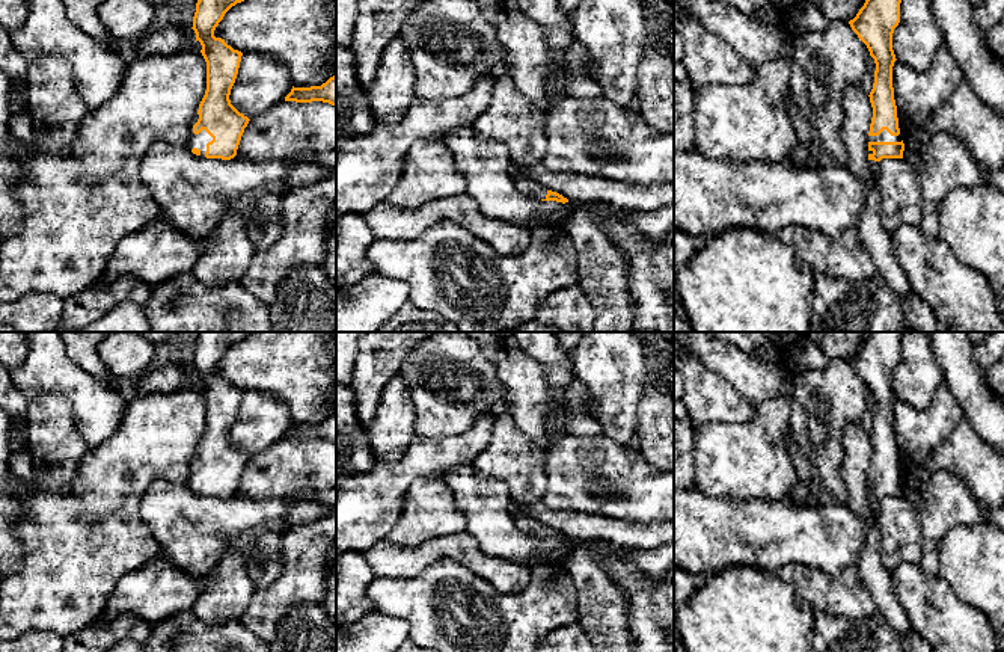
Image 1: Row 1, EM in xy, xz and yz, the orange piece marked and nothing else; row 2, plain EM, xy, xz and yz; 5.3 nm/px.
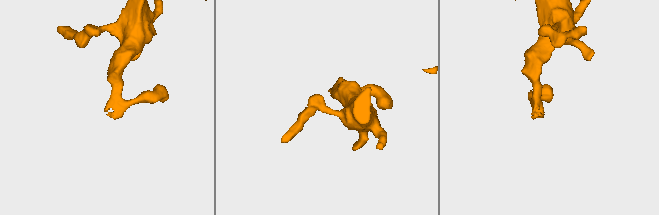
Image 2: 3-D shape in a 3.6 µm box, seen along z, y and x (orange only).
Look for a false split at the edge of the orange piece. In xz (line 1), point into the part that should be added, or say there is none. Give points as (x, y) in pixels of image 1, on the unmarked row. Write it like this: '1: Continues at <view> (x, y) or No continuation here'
1: Continues at xz (526, 524)

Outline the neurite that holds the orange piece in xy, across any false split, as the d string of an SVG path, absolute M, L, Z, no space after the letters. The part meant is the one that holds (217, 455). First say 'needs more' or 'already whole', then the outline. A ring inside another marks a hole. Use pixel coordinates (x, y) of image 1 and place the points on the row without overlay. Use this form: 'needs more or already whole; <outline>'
needs more; M199 332L193 355L196 379L202 383L207 400L207 429L199 442L199 457L193 463L188 486L193 492L207 497L231 498L249 462L229 438L243 391L234 388L214 368L225 352L252 332Z

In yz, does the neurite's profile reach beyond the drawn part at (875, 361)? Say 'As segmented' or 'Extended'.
Extended

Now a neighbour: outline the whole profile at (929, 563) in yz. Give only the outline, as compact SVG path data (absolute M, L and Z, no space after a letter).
M938 548L930 552L924 552L920 564L921 564L921 570L926 575L936 575L939 570L939 551L938 551Z

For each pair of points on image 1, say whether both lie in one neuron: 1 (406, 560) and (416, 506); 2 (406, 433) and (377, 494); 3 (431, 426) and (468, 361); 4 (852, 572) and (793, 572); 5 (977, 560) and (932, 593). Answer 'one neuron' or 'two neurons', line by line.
1: two neurons
2: two neurons
3: one neuron
4: one neuron
5: two neurons

